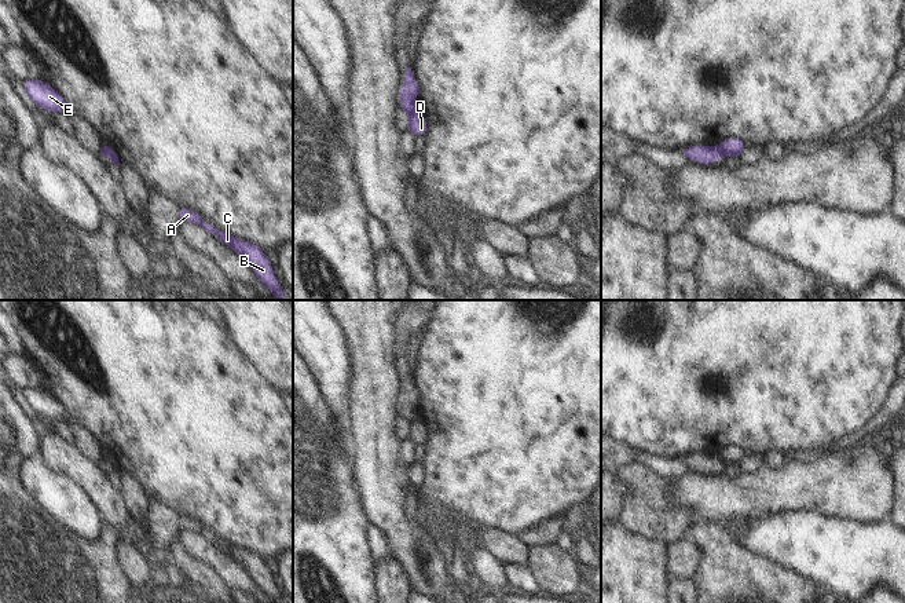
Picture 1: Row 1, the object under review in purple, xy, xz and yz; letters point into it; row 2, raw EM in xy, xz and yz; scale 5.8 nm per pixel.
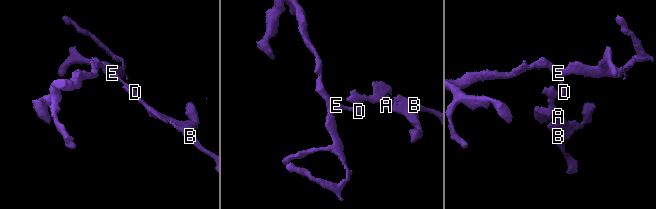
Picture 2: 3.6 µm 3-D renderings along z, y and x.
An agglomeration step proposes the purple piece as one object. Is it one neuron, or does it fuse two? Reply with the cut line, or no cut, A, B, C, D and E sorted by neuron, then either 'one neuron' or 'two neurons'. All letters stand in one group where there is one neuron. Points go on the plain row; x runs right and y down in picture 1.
cut in yz along (718, 455), (722, 464); A B C / D E; two neurons

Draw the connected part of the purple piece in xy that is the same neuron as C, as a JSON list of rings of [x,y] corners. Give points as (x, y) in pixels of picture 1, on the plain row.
[[[180,514],[176,518],[179,530],[188,530],[202,534],[212,544],[217,544],[219,549],[232,556],[239,566],[252,573],[256,586],[265,593],[274,603],[283,603],[279,589],[275,586],[270,569],[265,566],[264,560],[254,552],[243,549],[231,544],[224,538],[217,538],[213,533],[208,533],[202,523]]]

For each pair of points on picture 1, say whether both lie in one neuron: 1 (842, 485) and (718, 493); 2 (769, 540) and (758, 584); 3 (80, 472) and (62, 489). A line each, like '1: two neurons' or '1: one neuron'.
1: one neuron
2: two neurons
3: two neurons

